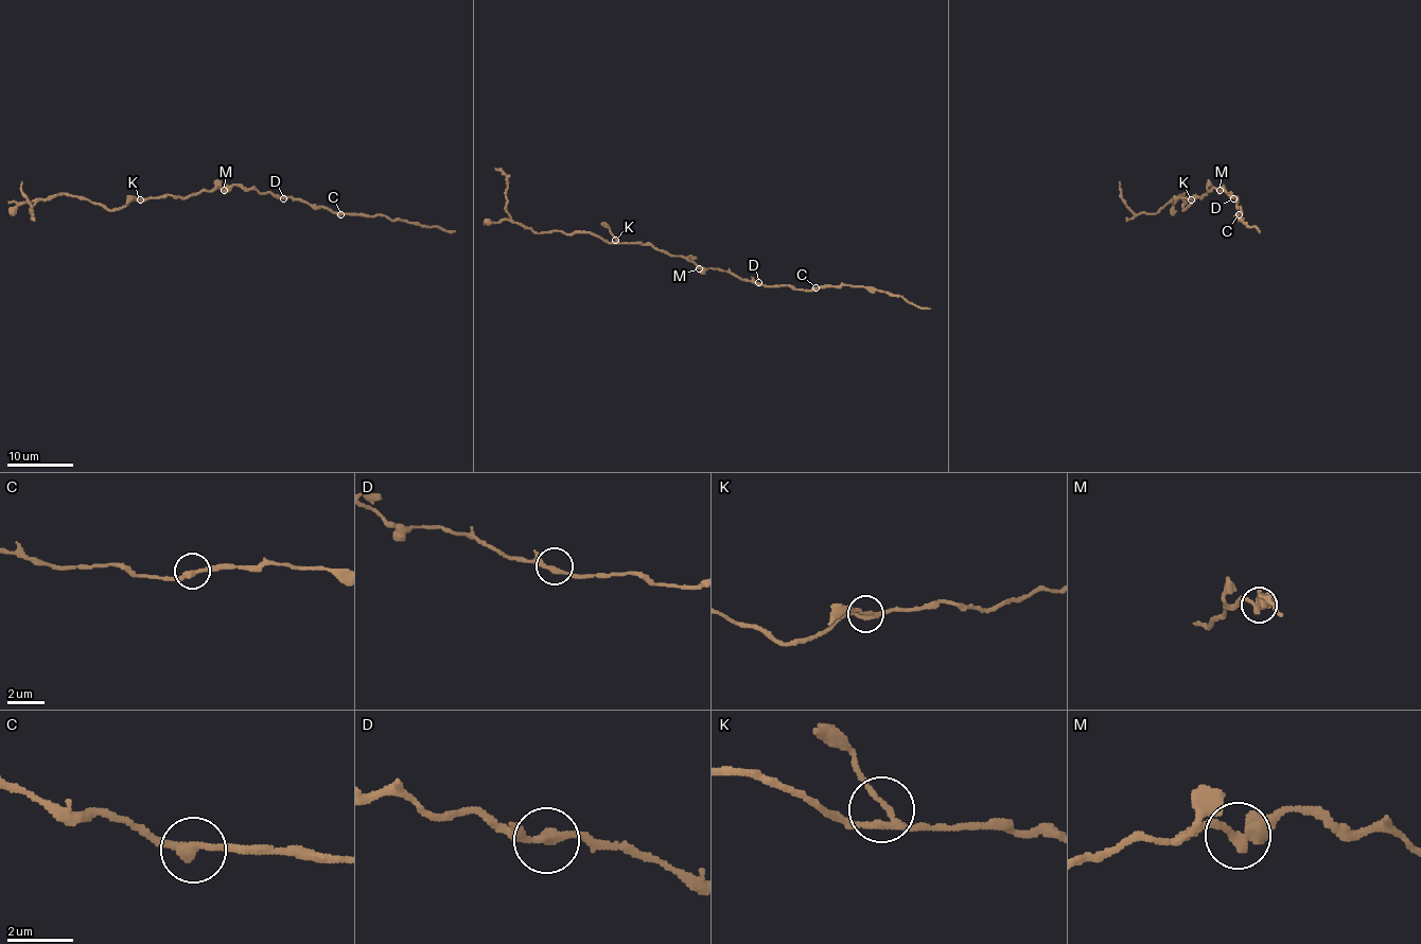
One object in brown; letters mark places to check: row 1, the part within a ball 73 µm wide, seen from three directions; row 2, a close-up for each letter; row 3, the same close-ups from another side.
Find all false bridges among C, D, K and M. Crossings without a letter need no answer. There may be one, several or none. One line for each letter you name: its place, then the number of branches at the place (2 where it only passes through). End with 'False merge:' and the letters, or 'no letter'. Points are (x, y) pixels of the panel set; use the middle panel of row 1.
False merge: no letter

